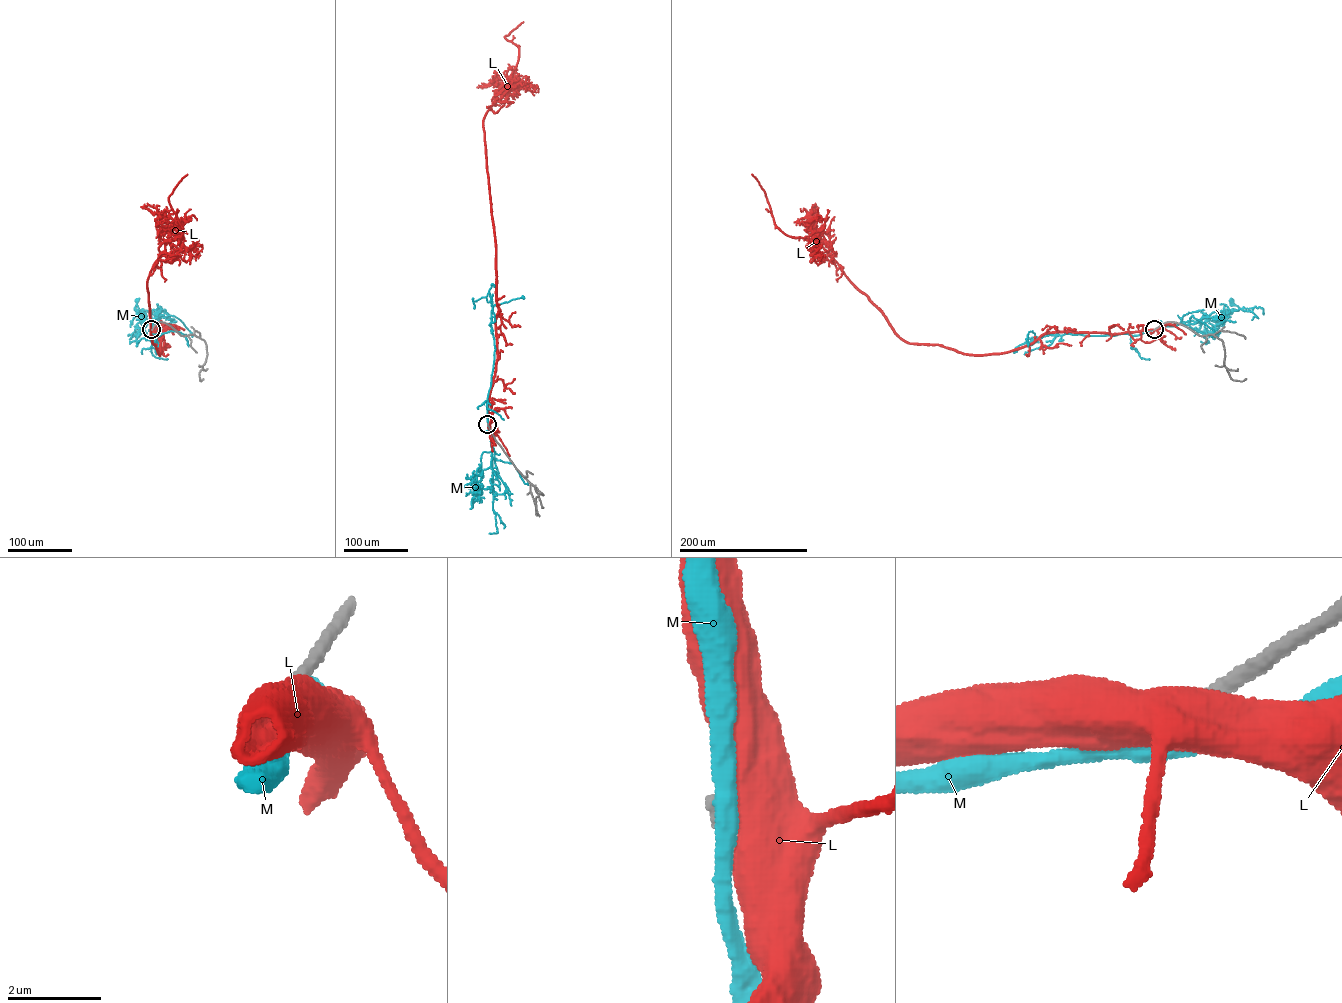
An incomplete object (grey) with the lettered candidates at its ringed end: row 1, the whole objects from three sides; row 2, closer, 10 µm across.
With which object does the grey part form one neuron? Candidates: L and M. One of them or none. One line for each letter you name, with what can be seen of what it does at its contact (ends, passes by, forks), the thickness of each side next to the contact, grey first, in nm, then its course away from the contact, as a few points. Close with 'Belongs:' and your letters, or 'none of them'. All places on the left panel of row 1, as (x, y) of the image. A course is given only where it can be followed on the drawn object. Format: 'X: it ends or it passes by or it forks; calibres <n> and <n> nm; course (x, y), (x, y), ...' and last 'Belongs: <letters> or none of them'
Belongs: none of them

